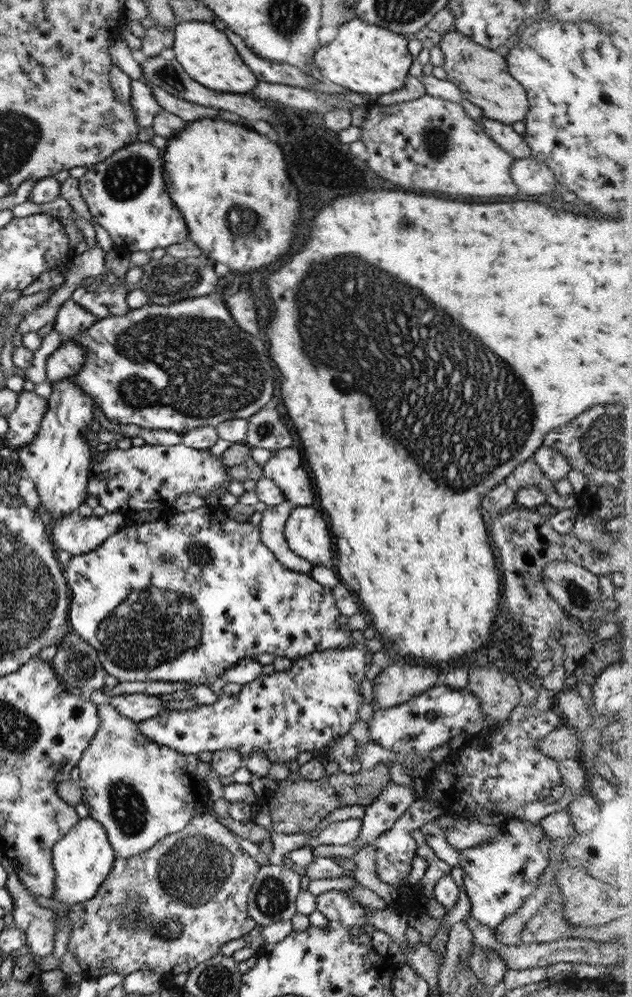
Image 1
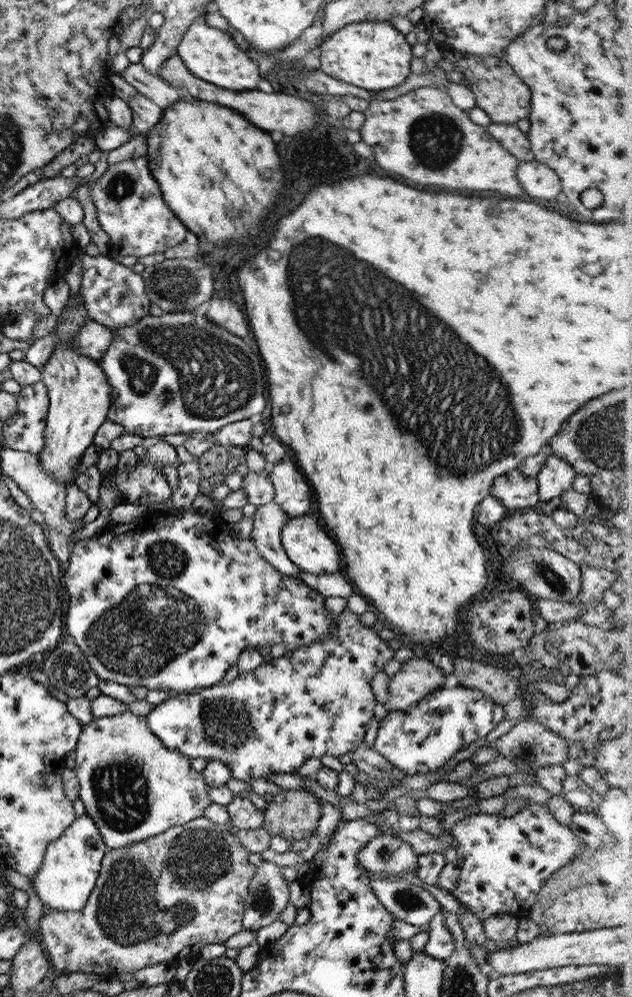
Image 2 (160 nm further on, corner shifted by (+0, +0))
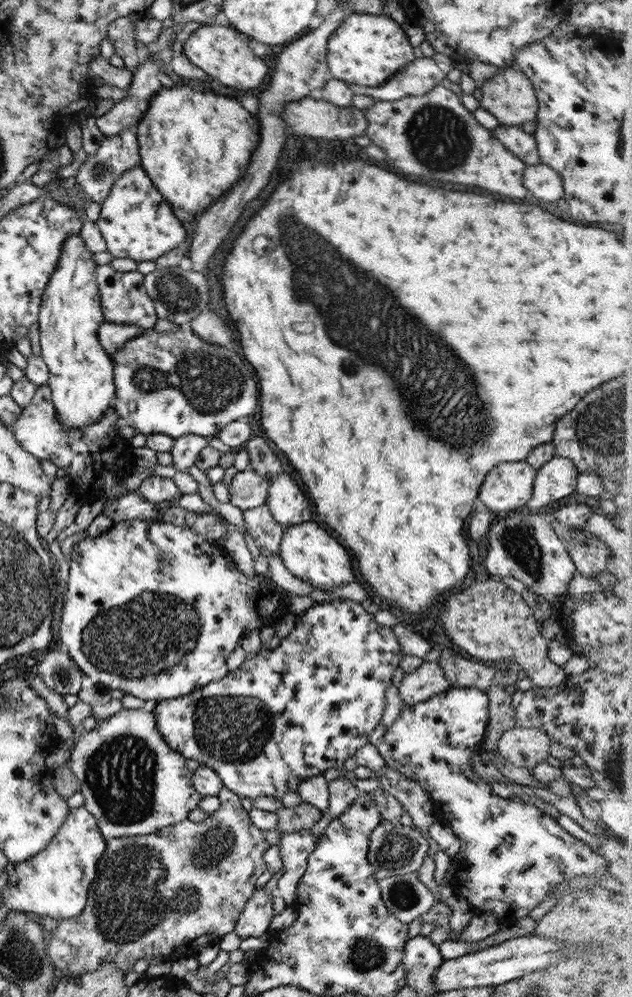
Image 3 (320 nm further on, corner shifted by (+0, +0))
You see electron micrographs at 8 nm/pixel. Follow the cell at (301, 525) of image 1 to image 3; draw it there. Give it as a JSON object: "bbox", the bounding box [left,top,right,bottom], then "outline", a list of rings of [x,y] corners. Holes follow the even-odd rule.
{"bbox":[278,520,353,591],"outline":[[[316,520],[287,527],[278,548],[278,558],[285,569],[313,589],[333,591],[353,581],[353,570],[347,550]]]}

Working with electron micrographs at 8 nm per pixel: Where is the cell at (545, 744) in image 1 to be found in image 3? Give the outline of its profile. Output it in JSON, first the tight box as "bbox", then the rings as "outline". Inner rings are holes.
{"bbox":[496,726,551,769],"outline":[[[513,726],[501,733],[496,749],[500,756],[514,766],[532,769],[549,756],[551,743],[542,730]]]}

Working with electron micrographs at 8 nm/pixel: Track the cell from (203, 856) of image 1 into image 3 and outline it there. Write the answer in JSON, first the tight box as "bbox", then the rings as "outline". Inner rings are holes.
{"bbox":[44,787,270,976],"outline":[[[223,787],[216,797],[219,800],[219,808],[201,822],[183,820],[148,835],[117,837],[106,840],[105,850],[101,858],[97,860],[98,869],[96,870],[95,878],[89,885],[87,900],[83,910],[73,918],[57,921],[54,934],[45,933],[46,947],[44,951],[54,968],[60,970],[63,975],[74,976],[89,973],[99,967],[101,963],[115,963],[117,968],[125,973],[131,970],[133,963],[137,962],[139,958],[149,962],[155,956],[162,956],[171,960],[177,960],[180,957],[187,958],[187,956],[195,957],[200,947],[216,943],[224,934],[234,929],[234,924],[242,911],[245,901],[256,888],[255,880],[259,878],[260,874],[265,872],[266,866],[263,863],[263,852],[270,847],[270,844],[263,838],[262,830],[257,829],[250,822],[248,812],[241,807],[239,803],[240,798],[236,794]]]}

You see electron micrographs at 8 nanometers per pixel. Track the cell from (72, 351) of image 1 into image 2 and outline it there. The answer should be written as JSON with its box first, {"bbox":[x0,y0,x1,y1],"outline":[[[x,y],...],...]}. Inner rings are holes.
{"bbox":[72,320,114,360],"outline":[[[87,320],[76,334],[72,347],[76,353],[97,360],[106,351],[108,344],[112,341],[112,336],[114,334],[109,327]]]}

